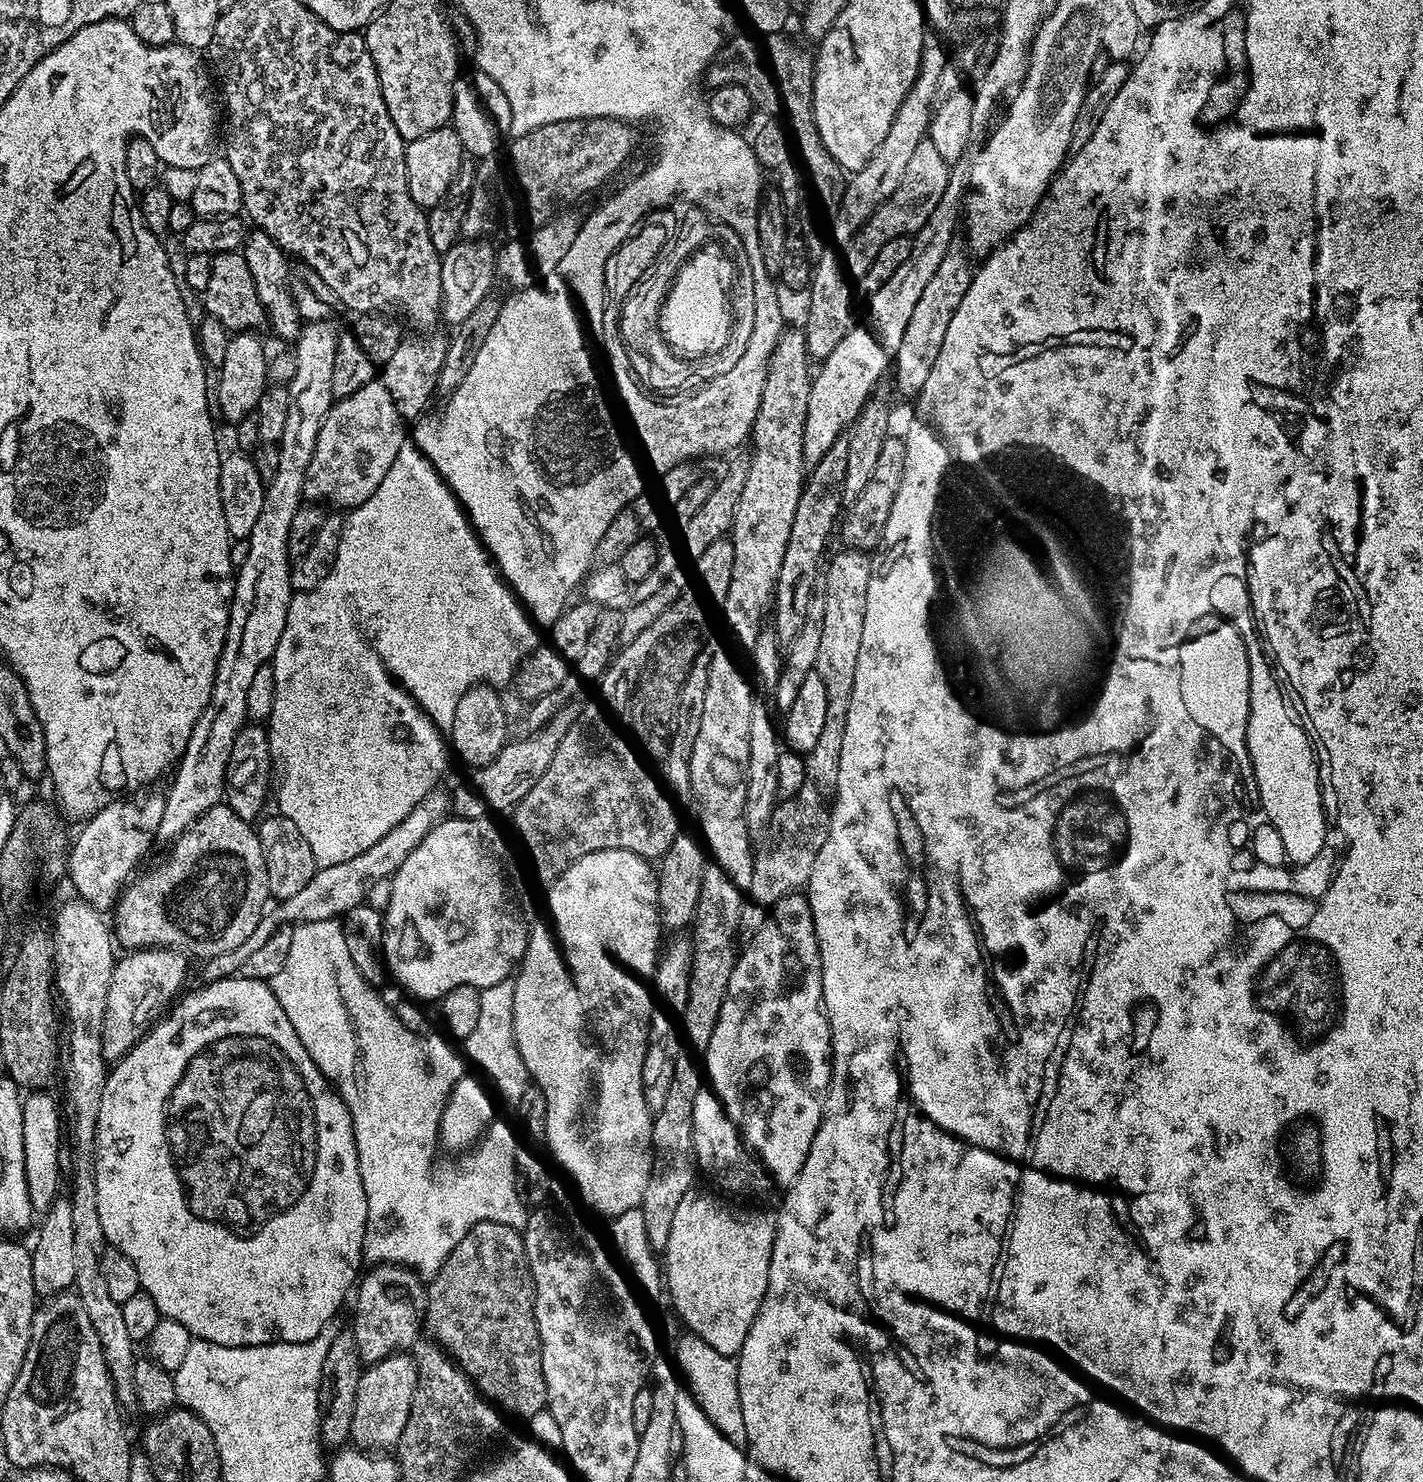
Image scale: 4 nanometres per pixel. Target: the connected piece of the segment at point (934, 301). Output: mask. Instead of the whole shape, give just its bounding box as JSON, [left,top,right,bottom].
[894,242,974,397]

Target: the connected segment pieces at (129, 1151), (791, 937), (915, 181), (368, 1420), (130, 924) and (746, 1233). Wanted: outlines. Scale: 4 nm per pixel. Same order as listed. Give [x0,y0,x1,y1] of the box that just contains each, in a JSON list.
[[95,978,364,1348],[692,895,830,1190],[865,138,950,236],[349,1354,416,1450],[114,802,246,950],[662,1190,777,1358]]

